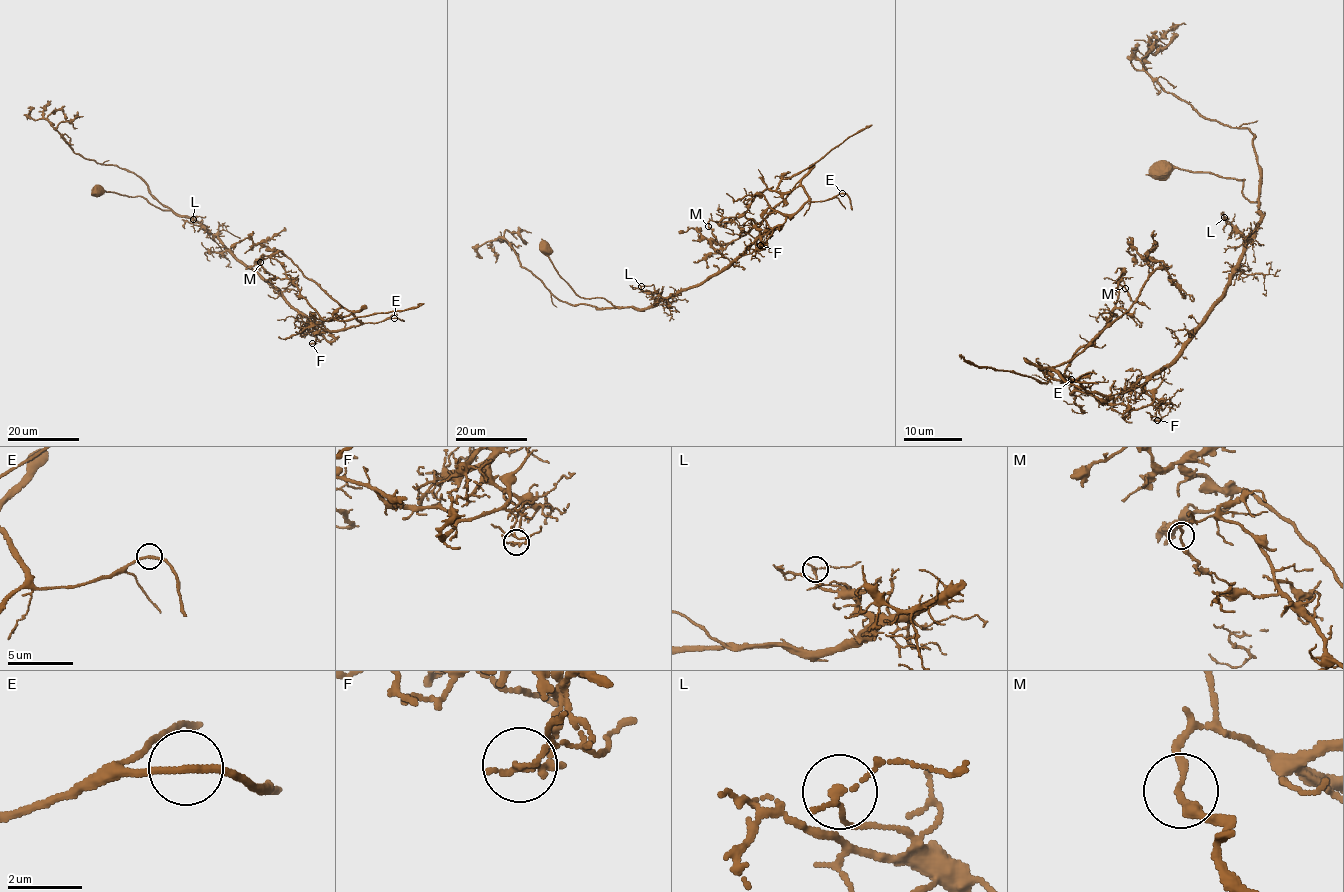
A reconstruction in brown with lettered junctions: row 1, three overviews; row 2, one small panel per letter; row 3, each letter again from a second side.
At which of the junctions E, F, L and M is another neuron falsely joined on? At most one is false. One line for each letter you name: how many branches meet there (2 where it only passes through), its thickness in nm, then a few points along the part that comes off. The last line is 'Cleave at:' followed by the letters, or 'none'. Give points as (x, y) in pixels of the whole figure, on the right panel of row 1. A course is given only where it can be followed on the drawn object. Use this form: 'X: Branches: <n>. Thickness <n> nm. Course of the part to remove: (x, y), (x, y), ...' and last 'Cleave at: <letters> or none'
F: Branches: 2. Thickness 140 nm. Course of the part to remove: (1156, 420), (1153, 405), (1102, 402), (1052, 368), (1120, 317), (1164, 264), (1130, 248), (1134, 261)
Cleave at: F

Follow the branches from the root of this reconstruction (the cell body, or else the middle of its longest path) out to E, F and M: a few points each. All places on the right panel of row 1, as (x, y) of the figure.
E: (1162, 167), (1243, 179), (1259, 227), (1203, 324), (1147, 382), (1149, 404), (1102, 402), (1071, 379)
F: (1162, 167), (1243, 179), (1242, 193), (1258, 201), (1261, 223), (1203, 324), (1147, 382), (1156, 420)
M: (1162, 167), (1243, 179), (1261, 223), (1134, 410), (1059, 374), (1125, 288)

